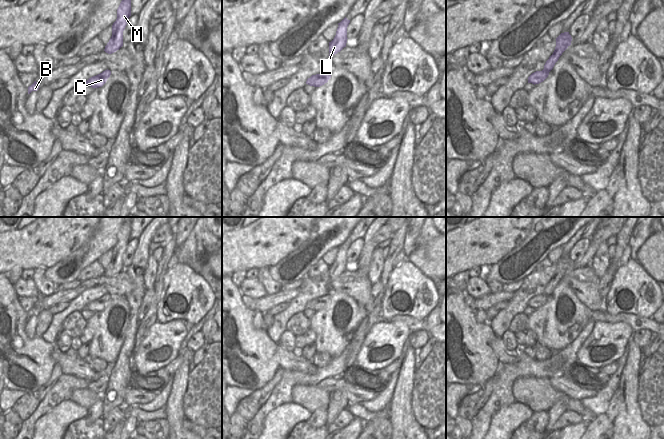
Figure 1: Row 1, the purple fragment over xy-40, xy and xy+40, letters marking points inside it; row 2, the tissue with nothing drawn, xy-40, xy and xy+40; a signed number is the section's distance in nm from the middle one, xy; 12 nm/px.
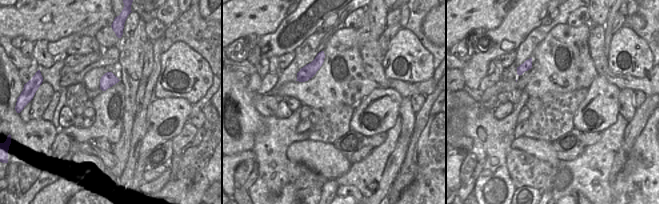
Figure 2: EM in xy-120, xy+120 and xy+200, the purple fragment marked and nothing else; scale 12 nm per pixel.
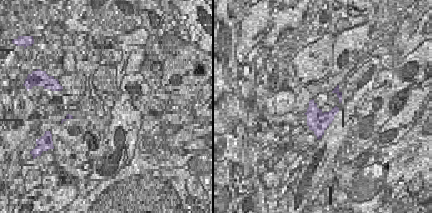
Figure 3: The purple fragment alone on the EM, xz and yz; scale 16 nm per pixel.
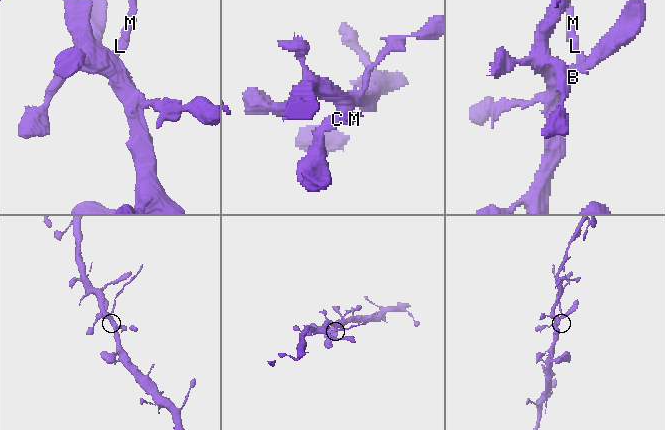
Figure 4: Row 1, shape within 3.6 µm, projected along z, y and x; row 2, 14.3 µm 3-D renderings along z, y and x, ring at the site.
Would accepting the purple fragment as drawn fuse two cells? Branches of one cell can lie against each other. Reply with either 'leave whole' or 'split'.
split

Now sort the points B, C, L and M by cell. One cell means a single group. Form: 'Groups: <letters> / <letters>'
Groups: B C / L M.

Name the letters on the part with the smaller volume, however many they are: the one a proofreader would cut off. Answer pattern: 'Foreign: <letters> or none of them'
Foreign: L, M.

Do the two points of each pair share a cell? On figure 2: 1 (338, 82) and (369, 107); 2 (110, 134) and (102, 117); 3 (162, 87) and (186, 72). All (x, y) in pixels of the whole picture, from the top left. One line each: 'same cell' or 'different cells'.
1: different cells
2: same cell
3: same cell

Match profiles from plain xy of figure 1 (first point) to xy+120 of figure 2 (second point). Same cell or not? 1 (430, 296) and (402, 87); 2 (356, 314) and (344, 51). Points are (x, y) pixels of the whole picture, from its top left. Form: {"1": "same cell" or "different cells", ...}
{"1": "different cells", "2": "same cell"}

